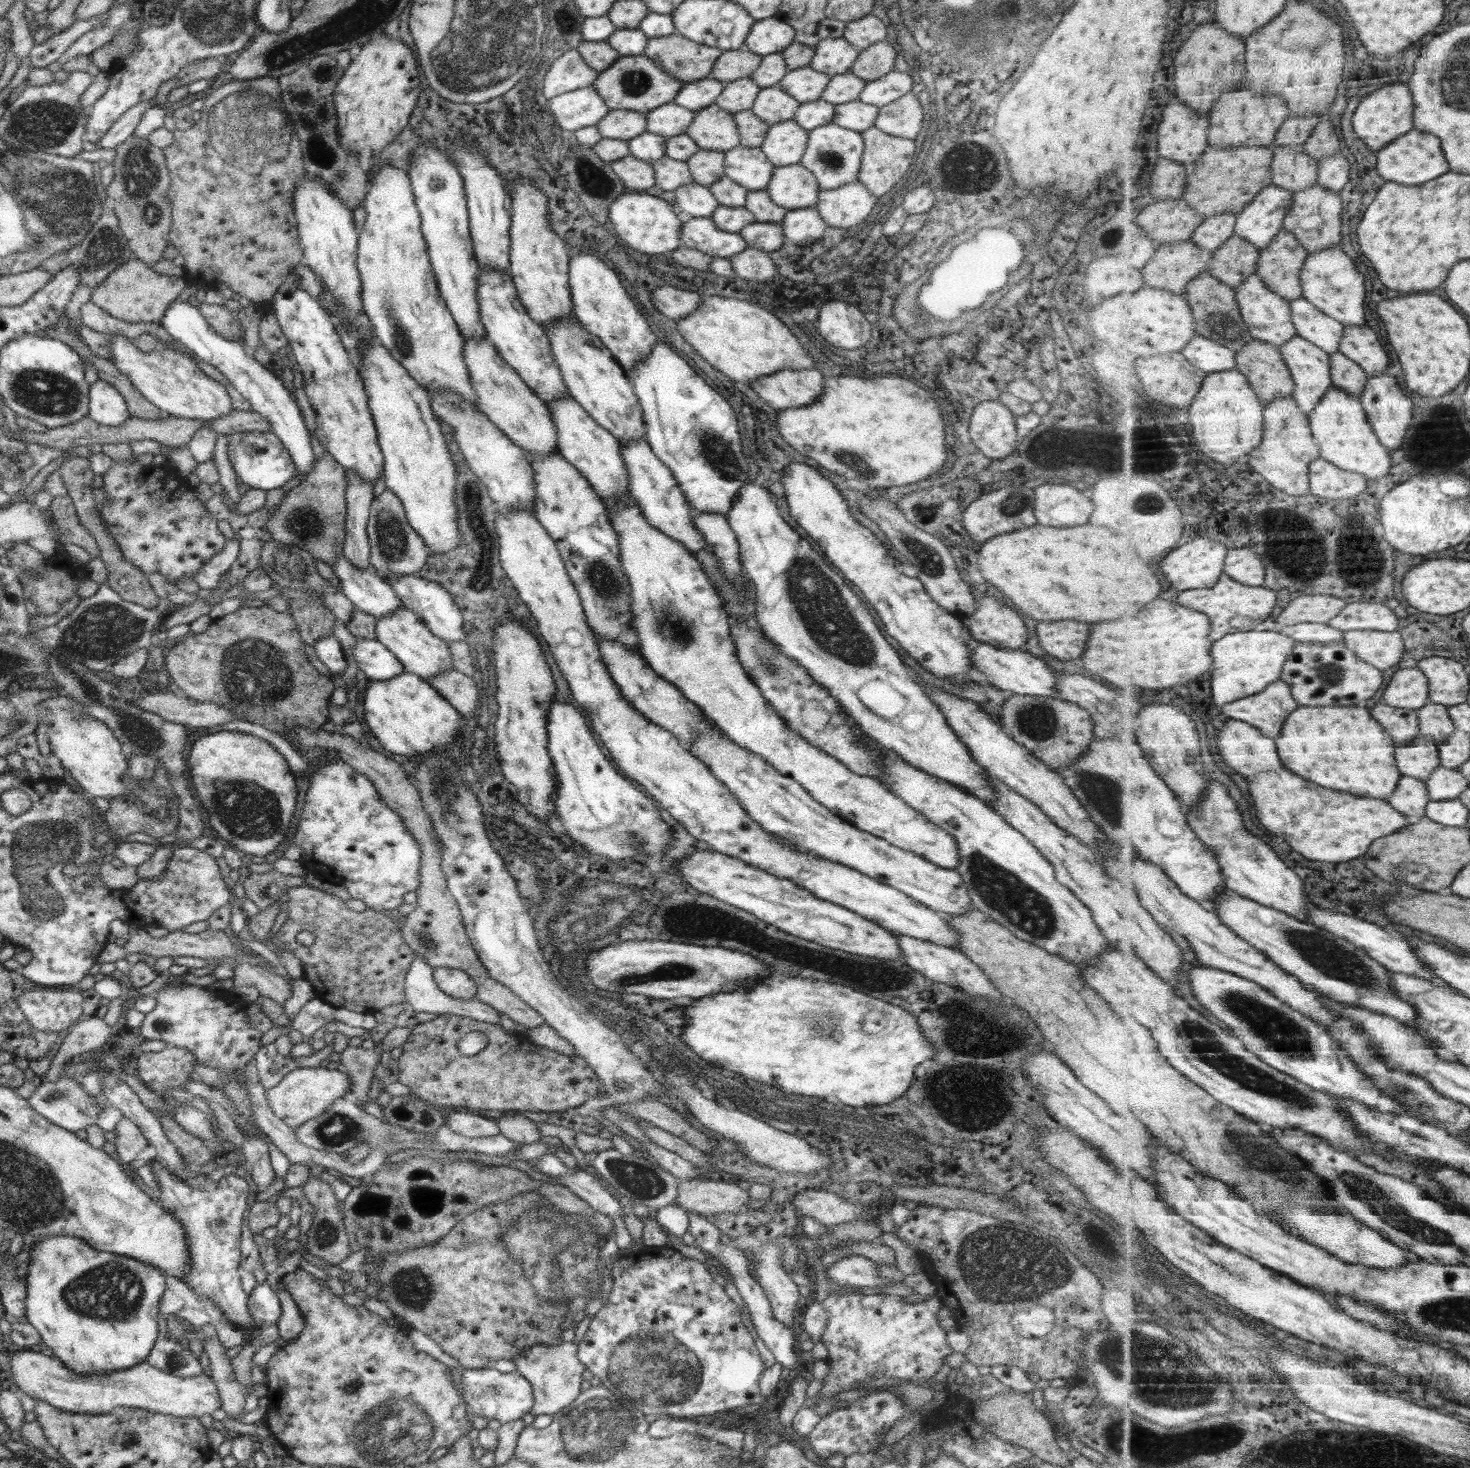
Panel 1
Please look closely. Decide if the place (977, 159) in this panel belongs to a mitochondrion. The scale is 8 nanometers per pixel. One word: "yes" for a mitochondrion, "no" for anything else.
yes

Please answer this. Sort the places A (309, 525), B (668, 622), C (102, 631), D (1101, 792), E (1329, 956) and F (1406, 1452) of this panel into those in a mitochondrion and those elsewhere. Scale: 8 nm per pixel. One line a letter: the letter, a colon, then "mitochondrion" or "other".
A: mitochondrion
B: mitochondrion
C: mitochondrion
D: mitochondrion
E: mitochondrion
F: other

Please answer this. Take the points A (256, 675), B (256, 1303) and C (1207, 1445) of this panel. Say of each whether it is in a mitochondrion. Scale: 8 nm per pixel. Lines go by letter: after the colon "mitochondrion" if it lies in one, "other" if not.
A: mitochondrion
B: other
C: mitochondrion

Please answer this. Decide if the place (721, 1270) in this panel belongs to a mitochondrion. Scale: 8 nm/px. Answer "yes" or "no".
no

